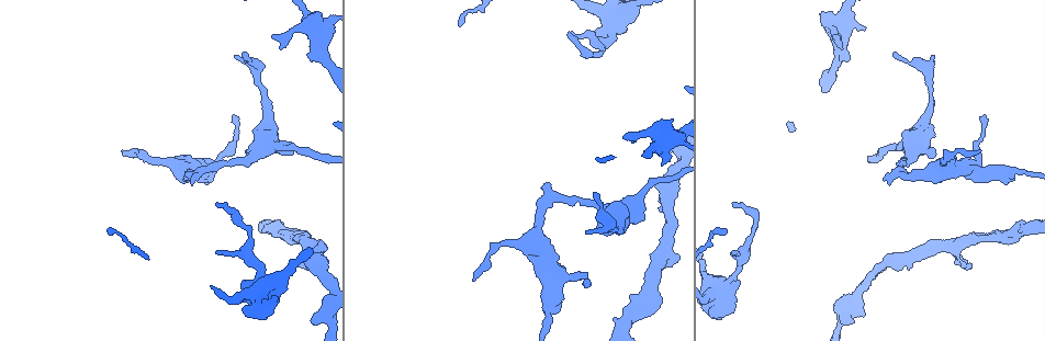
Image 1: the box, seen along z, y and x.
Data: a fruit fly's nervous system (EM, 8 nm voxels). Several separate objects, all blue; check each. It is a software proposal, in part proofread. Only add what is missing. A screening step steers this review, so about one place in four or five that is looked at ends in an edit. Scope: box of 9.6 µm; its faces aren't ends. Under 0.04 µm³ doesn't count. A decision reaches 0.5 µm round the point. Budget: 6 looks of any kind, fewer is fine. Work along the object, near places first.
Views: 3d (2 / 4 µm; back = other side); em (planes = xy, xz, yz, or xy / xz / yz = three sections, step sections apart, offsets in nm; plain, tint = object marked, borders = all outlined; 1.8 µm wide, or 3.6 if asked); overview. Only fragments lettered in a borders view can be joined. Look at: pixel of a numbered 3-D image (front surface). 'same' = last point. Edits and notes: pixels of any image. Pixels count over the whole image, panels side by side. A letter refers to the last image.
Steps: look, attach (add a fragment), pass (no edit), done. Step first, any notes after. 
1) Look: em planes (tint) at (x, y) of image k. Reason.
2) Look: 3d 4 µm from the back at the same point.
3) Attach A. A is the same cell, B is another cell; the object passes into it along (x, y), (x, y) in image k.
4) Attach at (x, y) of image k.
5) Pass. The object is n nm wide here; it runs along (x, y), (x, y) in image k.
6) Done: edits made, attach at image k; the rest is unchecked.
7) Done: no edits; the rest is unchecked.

Look: em planes (borders) at (984, 116) of image 1. Free end.

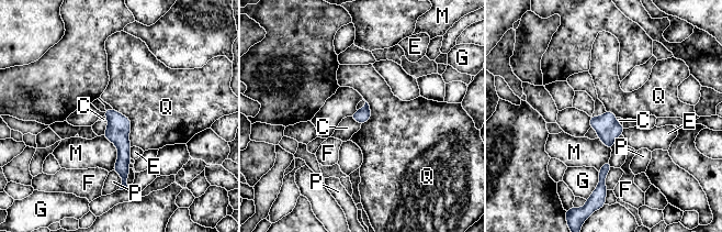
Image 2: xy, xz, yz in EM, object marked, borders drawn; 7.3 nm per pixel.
Pass. The object is 110 nm wide here; C, E, F, G, M, P and Q are other cells; it runs along (110, 111), (123, 145), (124, 180) in image 2; no lettered fragment goes on from it.

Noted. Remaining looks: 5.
Look: 3d 2 µm at (932, 156) of image 1. Free end.

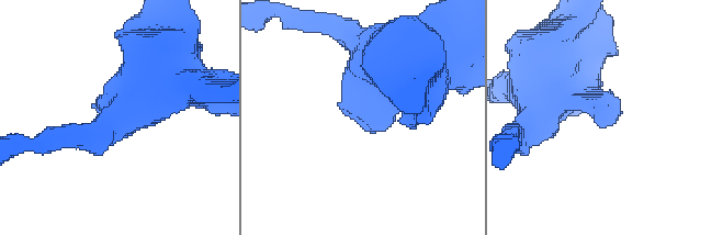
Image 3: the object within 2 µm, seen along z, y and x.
Look: em planes (tint) at (603, 127) of image 3.

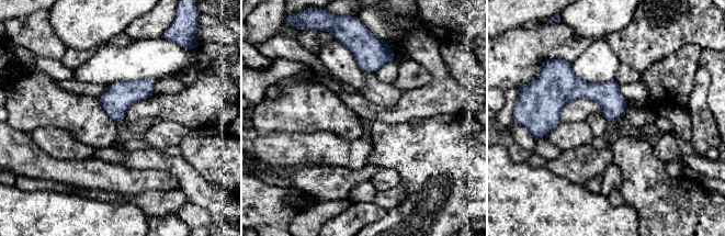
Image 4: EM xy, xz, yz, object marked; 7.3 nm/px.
Look: em planes (borders) at the same point.

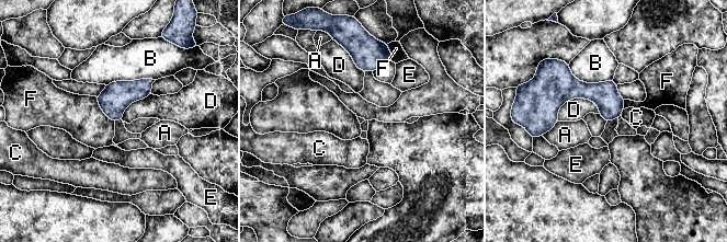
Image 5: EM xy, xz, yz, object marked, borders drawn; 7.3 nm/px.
Pass. A, B, C, D, E and F are other cells; a border runs along (94, 96), (101, 111), (114, 123) in image 5; no lettered fragment goes on from it.

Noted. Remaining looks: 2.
Look: 3d 2 µm from the back at (664, 162) of image 1. Free end.

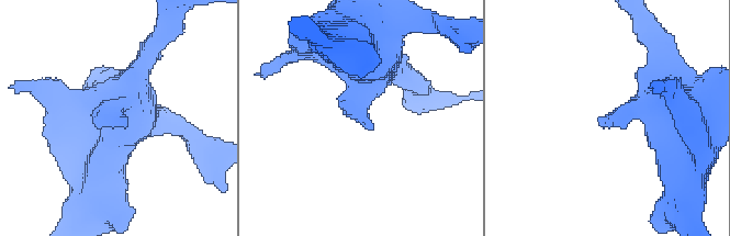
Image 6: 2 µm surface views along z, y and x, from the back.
Look: em planes (borders) at (367, 126) of image 6. Shape alone is not enough.

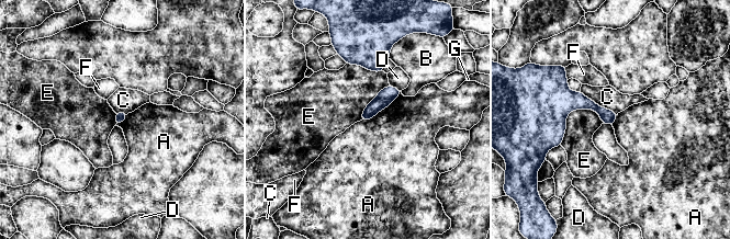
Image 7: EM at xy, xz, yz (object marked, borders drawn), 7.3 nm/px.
Pass. A, B, C, D, E, F and G are other cells; a border runs along (401, 92), (373, 116), (361, 121) in image 7; no lettered fragment goes on from it.

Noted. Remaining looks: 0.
Done: no edits; the rest is unchecked.

